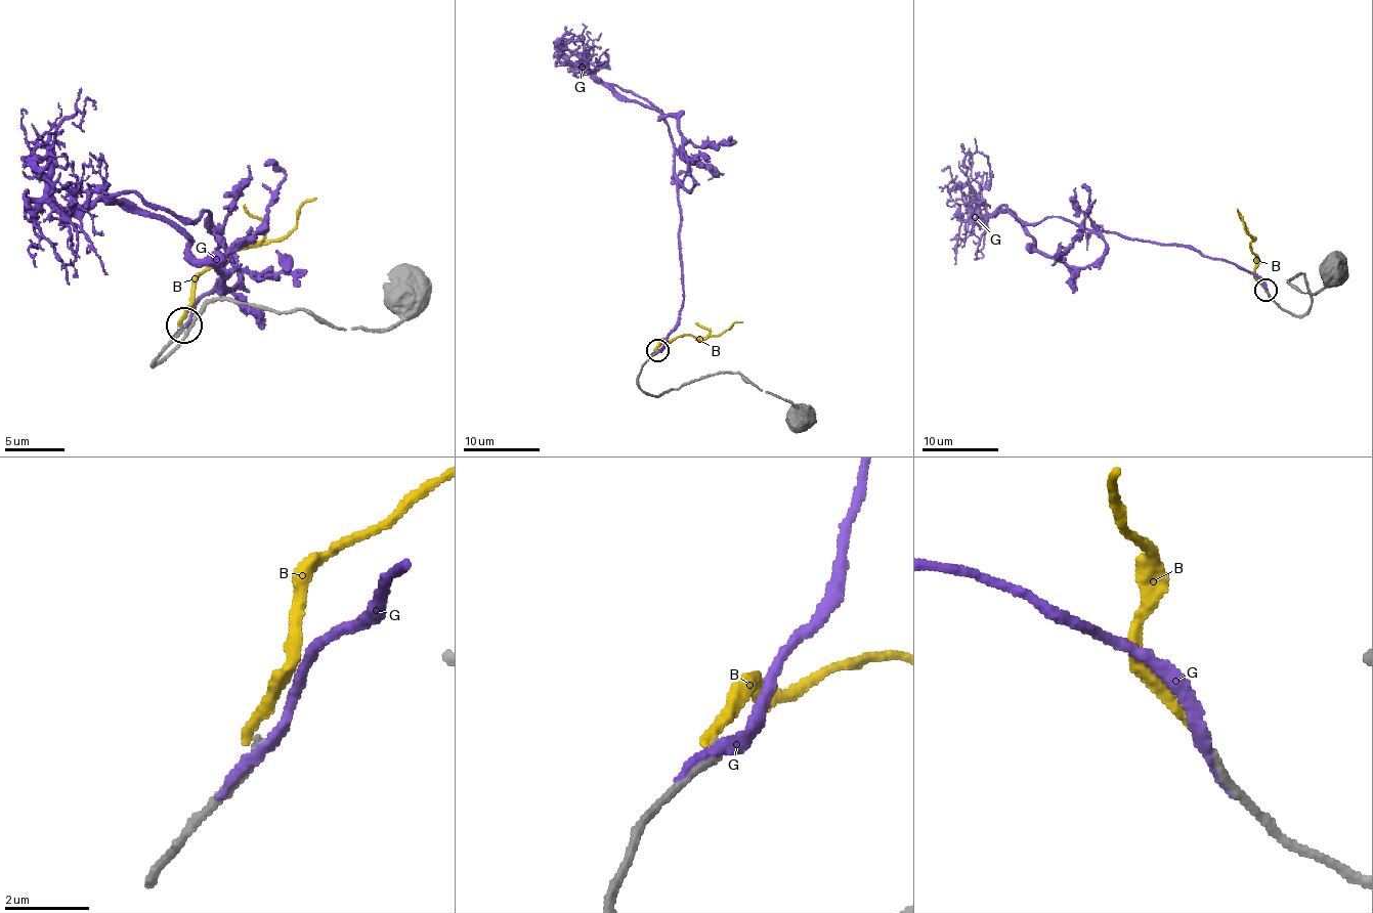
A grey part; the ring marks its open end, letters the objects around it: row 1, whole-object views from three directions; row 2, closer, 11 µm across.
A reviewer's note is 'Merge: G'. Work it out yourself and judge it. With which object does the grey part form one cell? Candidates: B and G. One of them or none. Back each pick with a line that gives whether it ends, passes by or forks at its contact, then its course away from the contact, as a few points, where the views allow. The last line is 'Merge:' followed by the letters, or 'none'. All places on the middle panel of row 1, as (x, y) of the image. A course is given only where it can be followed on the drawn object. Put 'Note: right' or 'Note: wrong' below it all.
Merge: none
Note: wrong

